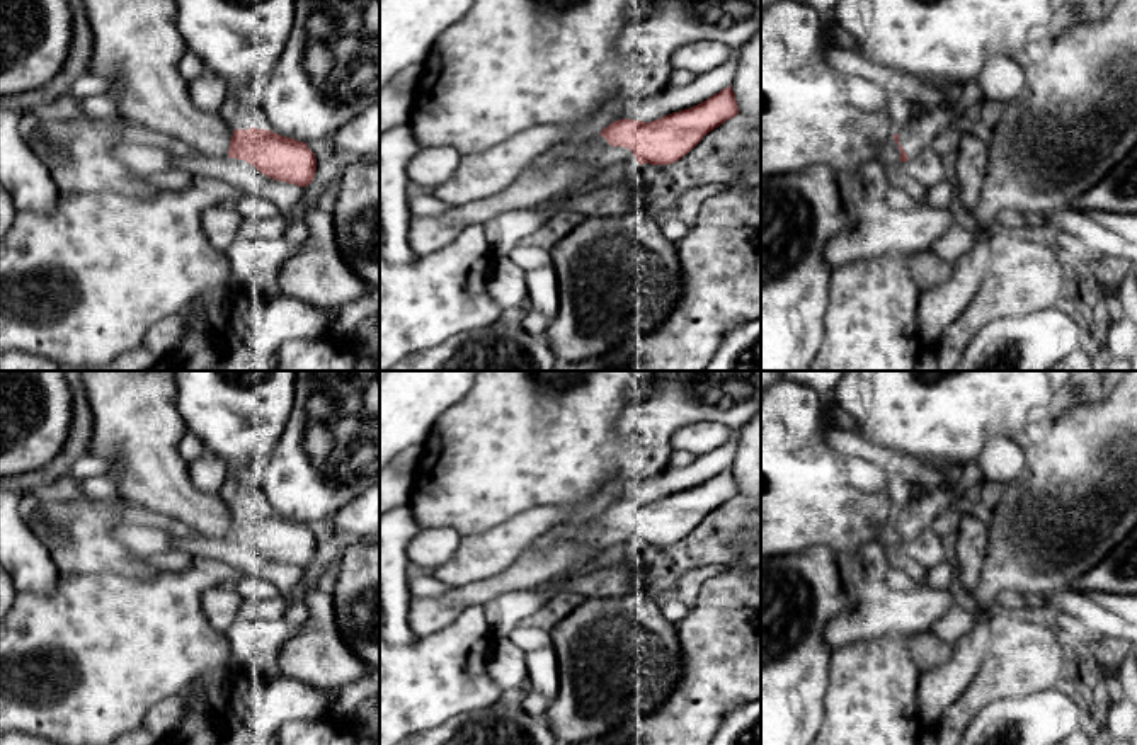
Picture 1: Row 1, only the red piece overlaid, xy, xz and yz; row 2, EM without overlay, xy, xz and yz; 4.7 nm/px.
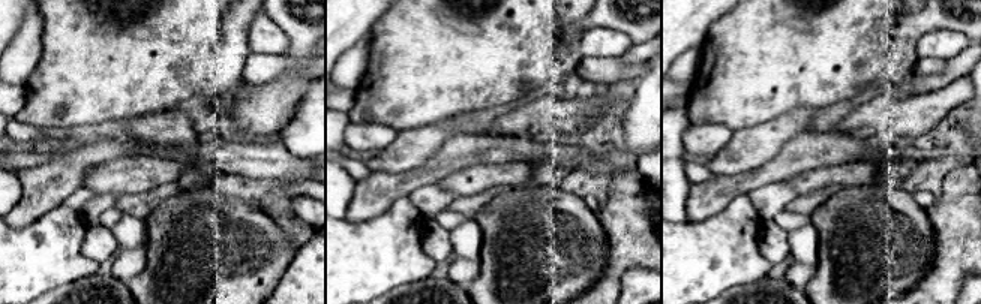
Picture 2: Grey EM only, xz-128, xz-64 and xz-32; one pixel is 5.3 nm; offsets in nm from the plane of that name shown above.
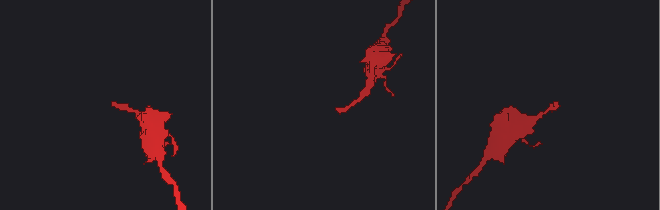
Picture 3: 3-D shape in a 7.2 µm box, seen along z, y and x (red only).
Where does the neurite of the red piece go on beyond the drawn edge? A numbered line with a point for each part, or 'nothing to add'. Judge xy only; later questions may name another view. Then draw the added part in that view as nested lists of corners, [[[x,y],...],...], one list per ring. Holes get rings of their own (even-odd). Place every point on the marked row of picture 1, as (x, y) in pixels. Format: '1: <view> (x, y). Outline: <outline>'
1: xy (137, 46). Outline: [[[83,0],[94,46],[89,73],[109,80],[107,95],[114,97],[119,114],[182,139],[206,156],[228,155],[235,126],[220,112],[201,111],[189,97],[189,82],[179,71],[179,61],[187,53],[177,29],[175,0]]]

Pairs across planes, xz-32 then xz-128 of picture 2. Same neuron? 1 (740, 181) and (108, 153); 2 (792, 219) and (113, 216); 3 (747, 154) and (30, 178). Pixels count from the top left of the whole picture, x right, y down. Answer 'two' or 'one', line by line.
1: one
2: one
3: two

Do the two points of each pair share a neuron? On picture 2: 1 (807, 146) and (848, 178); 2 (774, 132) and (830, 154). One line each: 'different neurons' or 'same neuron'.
1: different neurons
2: different neurons

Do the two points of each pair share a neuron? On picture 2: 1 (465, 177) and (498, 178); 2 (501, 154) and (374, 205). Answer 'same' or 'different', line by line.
1: same
2: same

